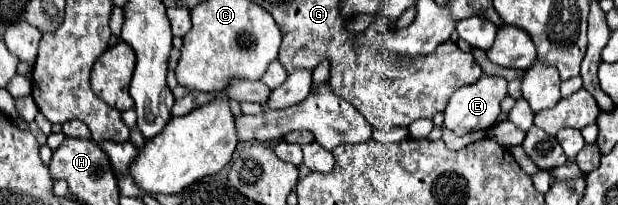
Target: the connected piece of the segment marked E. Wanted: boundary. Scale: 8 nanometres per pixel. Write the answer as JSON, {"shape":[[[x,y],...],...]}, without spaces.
{"shape":[[[482,76],[476,84],[456,90],[444,110],[444,128],[464,136],[478,128],[490,128],[500,116],[500,102],[506,96],[506,80]]]}

